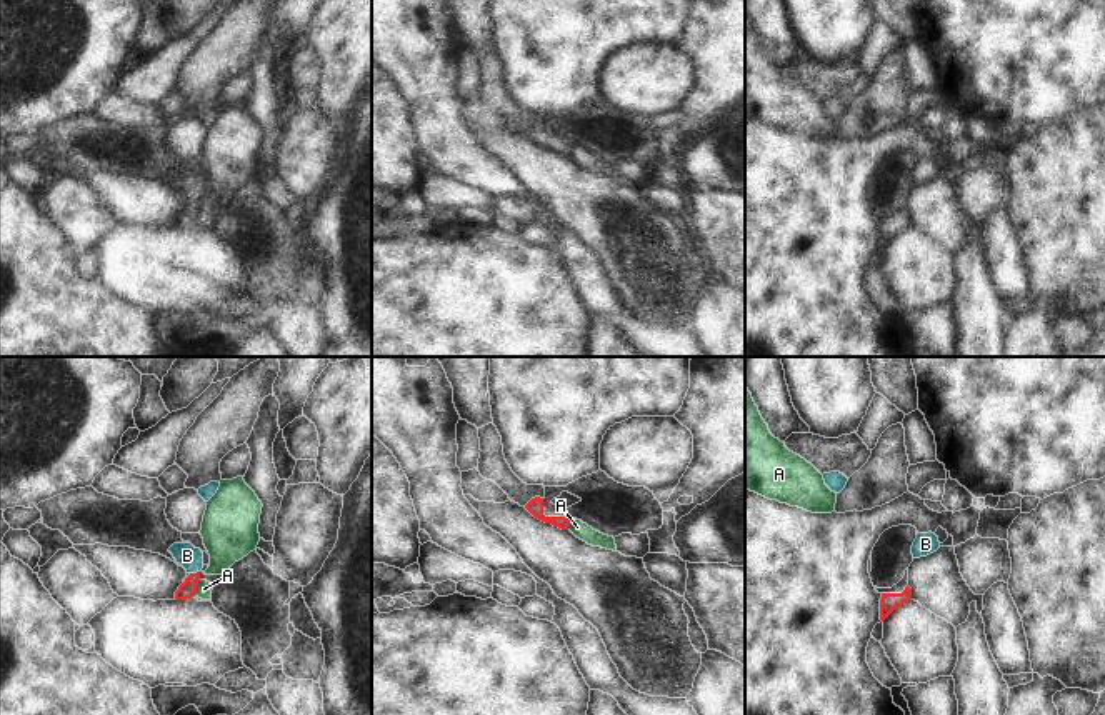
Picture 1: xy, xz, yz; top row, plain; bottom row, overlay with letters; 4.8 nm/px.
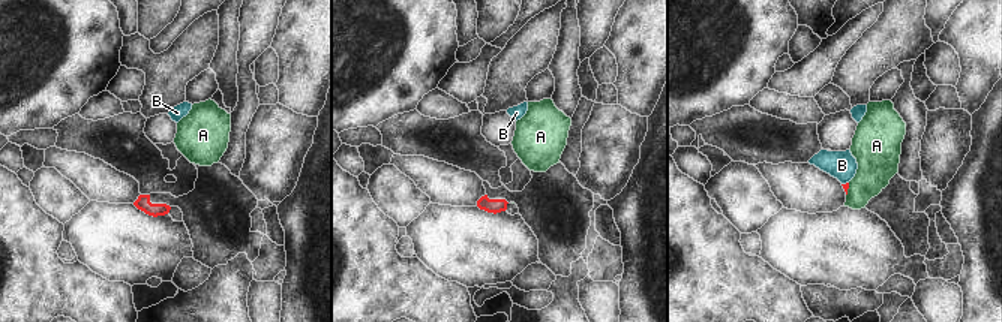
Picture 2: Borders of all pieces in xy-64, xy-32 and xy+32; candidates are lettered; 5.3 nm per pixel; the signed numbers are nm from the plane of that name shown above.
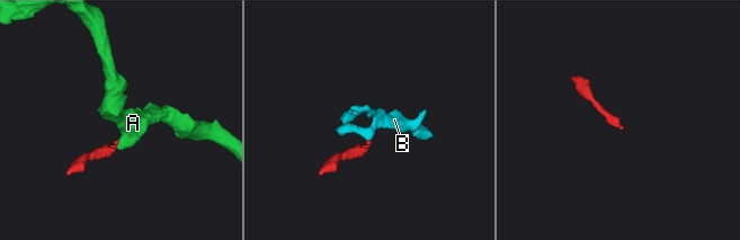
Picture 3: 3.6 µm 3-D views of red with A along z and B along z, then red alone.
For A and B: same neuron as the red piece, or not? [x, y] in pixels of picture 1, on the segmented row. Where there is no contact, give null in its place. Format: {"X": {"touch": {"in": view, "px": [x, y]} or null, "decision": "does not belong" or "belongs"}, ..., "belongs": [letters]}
{"A": {"touch": {"in": "xy", "px": [195, 589]}, "decision": "does not belong"}, "B": {"touch": {"in": "xy", "px": [194, 574]}, "decision": "belongs"}, "belongs": ["B"]}

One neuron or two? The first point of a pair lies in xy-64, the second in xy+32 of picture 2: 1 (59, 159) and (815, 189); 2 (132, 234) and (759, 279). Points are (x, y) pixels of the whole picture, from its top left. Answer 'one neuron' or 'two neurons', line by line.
1: one neuron
2: two neurons

